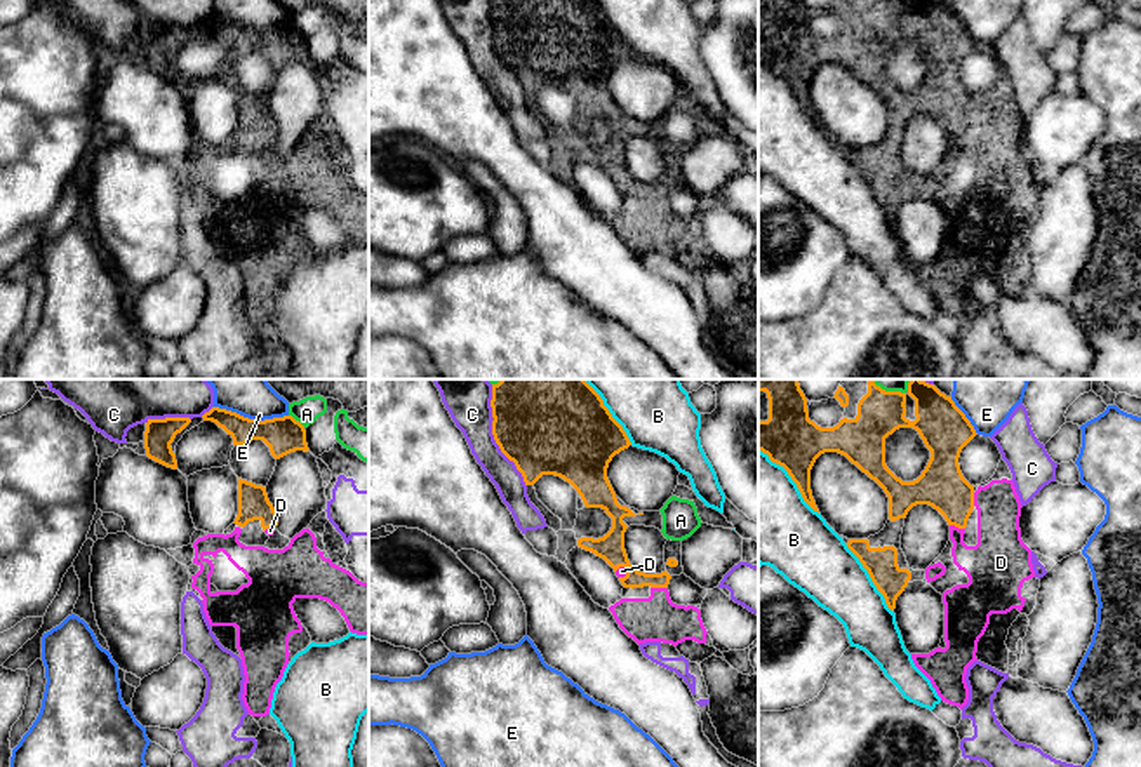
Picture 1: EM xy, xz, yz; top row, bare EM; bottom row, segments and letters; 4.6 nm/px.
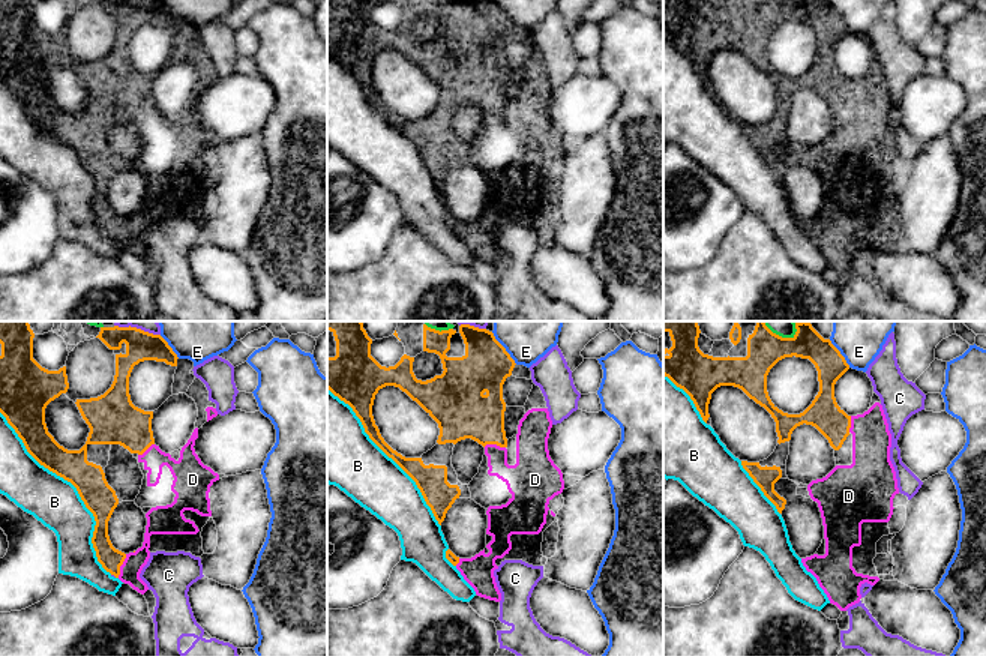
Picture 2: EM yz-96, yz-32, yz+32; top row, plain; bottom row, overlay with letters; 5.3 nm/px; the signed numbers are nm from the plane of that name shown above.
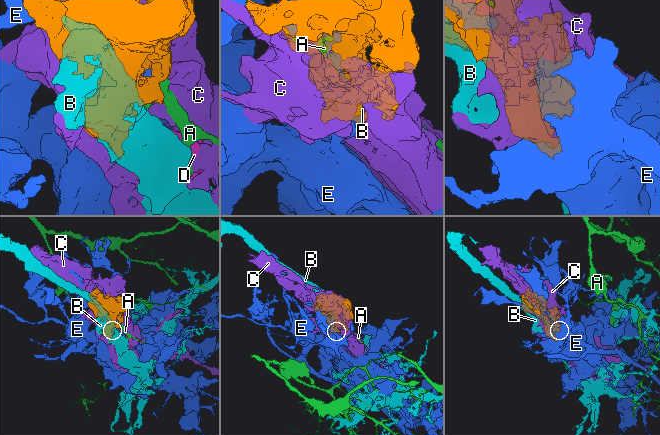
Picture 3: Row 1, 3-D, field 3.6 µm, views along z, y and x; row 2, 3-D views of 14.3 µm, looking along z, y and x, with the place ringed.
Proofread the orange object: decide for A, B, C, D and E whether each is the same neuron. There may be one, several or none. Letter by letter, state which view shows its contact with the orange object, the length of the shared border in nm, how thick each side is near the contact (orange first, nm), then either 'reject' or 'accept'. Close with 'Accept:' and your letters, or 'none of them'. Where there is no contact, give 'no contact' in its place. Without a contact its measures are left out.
A: xy | 100 nm | 170/120 nm | reject
B: yz | 400 nm | 260/440 nm | reject
C: xz | 340 nm | 400/190 nm | reject
D: xz | 80 nm | 100/200 nm | accept
E: xy | 360 nm | 170/140 nm | reject
Accept: D

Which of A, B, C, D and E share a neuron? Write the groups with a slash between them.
A / B / C / D / E

